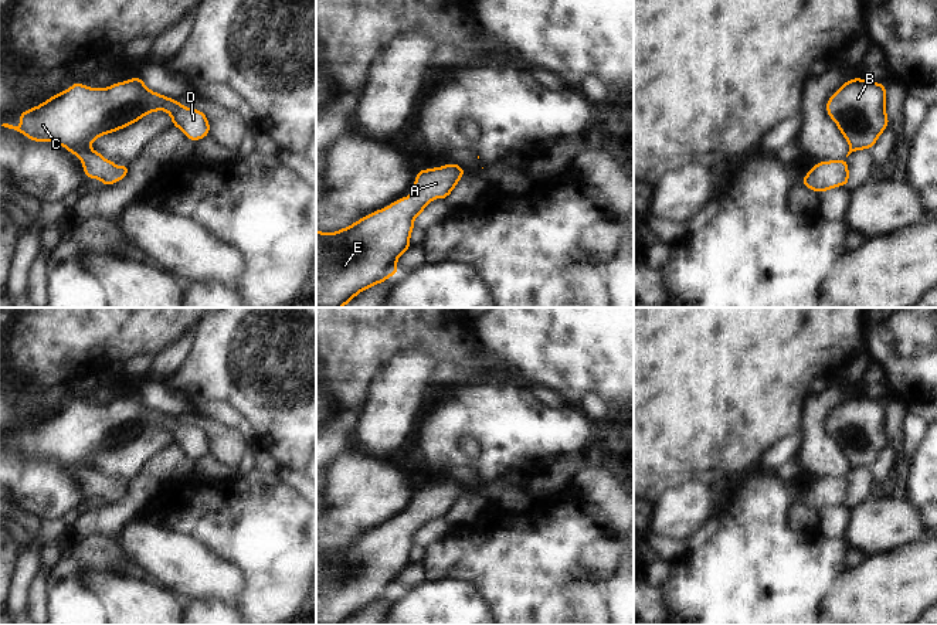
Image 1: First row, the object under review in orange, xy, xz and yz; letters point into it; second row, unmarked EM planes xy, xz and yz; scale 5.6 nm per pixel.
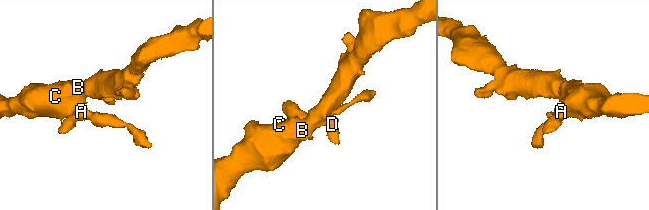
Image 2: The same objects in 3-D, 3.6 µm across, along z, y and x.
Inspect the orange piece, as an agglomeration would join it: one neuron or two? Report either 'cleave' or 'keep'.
keep

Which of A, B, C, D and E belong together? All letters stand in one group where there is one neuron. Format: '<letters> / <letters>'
A B C D E

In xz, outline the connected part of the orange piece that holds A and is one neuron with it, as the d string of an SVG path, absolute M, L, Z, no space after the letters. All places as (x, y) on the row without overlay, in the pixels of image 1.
M456 480L417 488L410 514L401 514L390 523L370 530L336 550L320 550L316 546L316 625L342 625L343 622L350 621L354 614L363 608L377 601L384 601L391 592L398 592L397 577L411 565L410 554L415 546L414 536L421 534L422 527L437 514L445 517L465 490L466 488Z

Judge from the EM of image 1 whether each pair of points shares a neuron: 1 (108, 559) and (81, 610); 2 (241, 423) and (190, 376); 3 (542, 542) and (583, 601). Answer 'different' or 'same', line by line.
1: same
2: different
3: different

